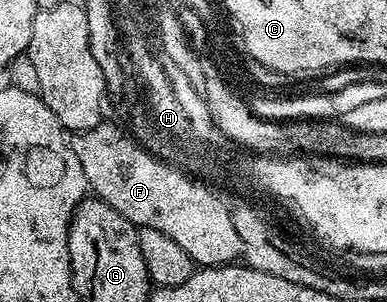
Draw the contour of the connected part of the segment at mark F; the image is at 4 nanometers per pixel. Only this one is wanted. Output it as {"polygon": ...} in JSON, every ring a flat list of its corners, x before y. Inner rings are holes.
{"polygon":[[100,122,97,126,80,132,73,140,75,153,81,162,81,170,85,170,88,189,98,199,113,206,113,210,117,210,117,214,124,216,136,228,152,228,161,230,161,234,169,234,169,238,173,238,173,242,177,242,177,246,181,246,181,250,185,250,185,254,189,254,189,258,195,261,196,265,222,266,232,263,232,209,227,204,227,208,223,205,224,197,219,194,214,196,210,192,212,189,206,183,194,184,191,181,194,179,190,175,183,172,176,175,175,172,167,171,167,164,157,157,151,156,150,153,143,156,143,153,137,152,131,144,128,144,131,136,123,128,121,130,117,125,107,123]]}

